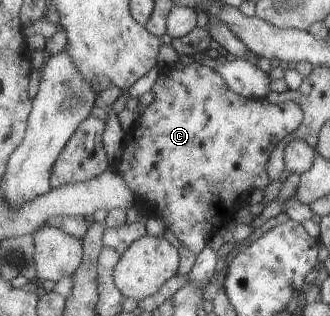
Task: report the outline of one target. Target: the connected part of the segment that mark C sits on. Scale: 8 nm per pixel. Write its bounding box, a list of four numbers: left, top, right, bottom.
[117,59,304,255]

